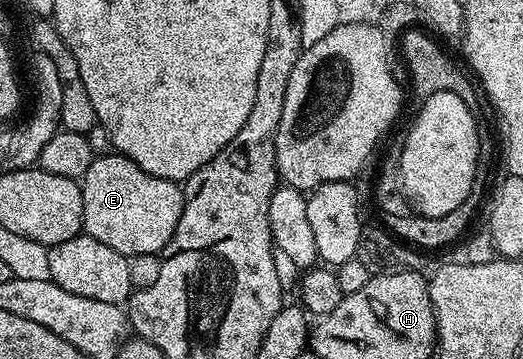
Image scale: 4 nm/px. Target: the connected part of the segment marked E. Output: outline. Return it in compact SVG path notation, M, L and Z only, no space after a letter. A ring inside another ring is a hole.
M114 151L105 157L94 156L79 184L83 195L84 232L123 256L160 254L171 235L175 235L185 202L178 182L159 179Z

